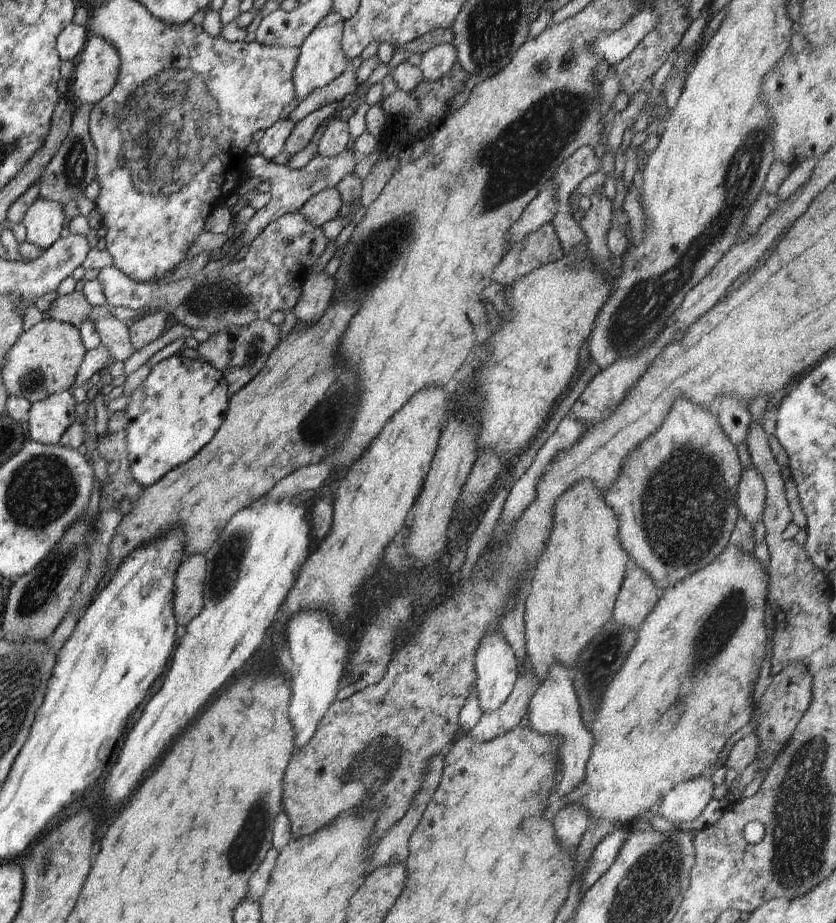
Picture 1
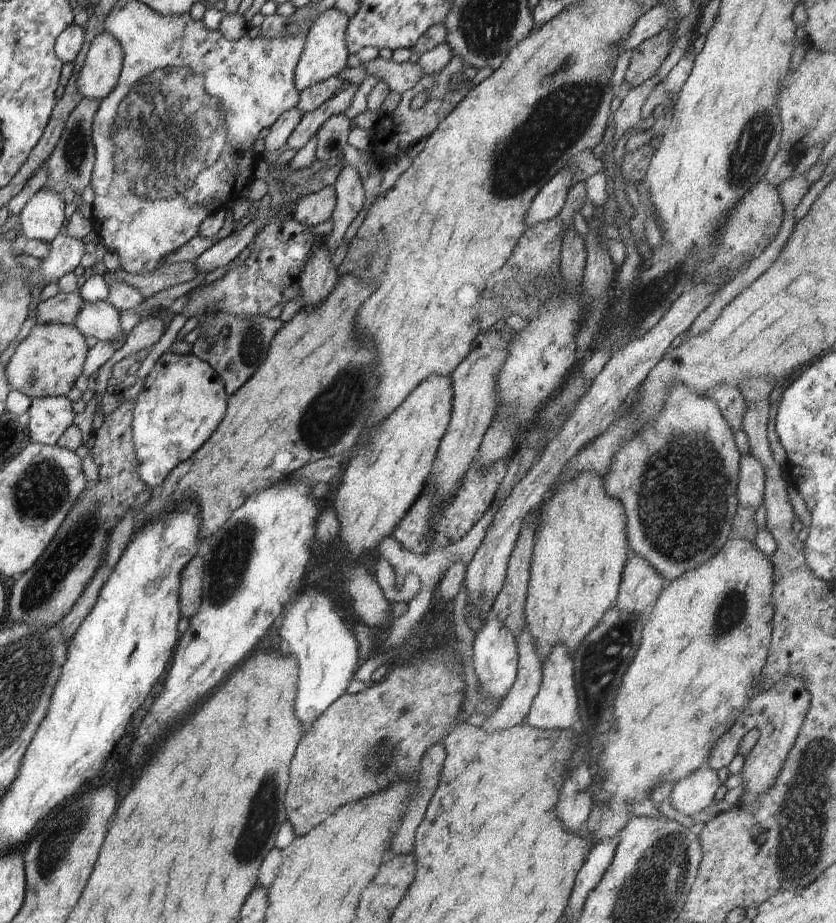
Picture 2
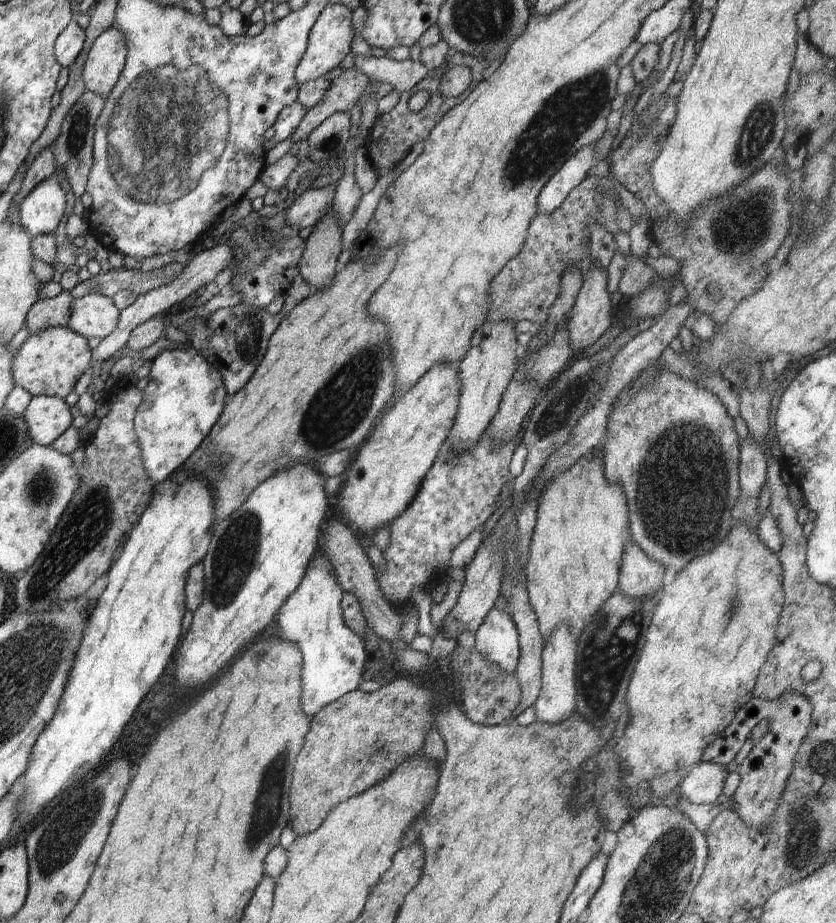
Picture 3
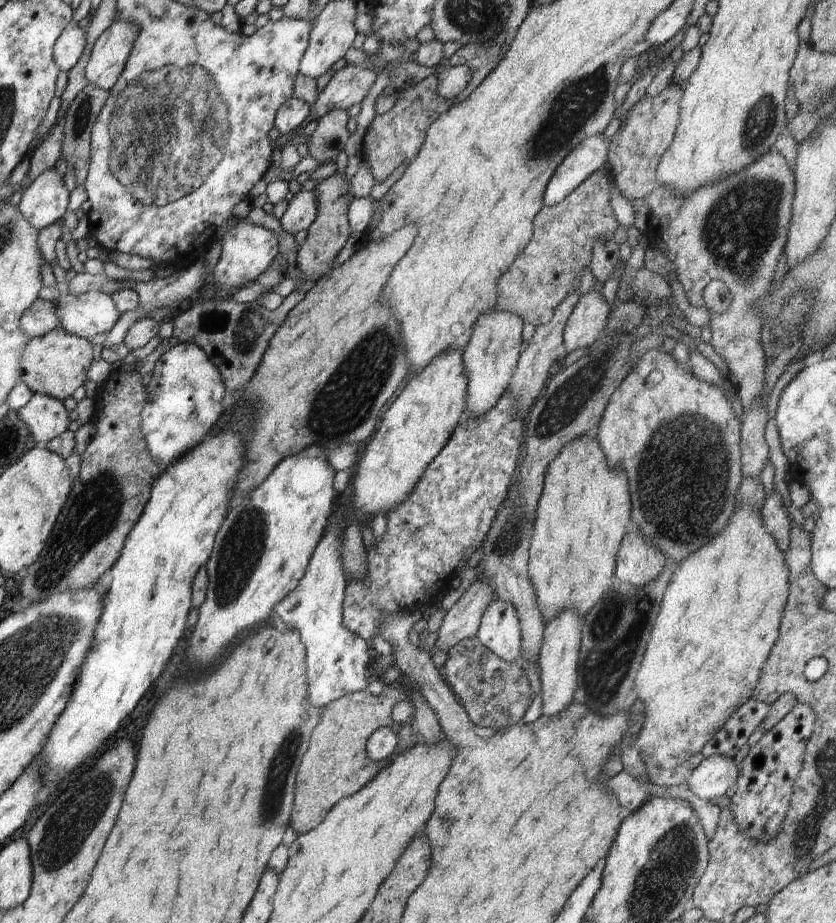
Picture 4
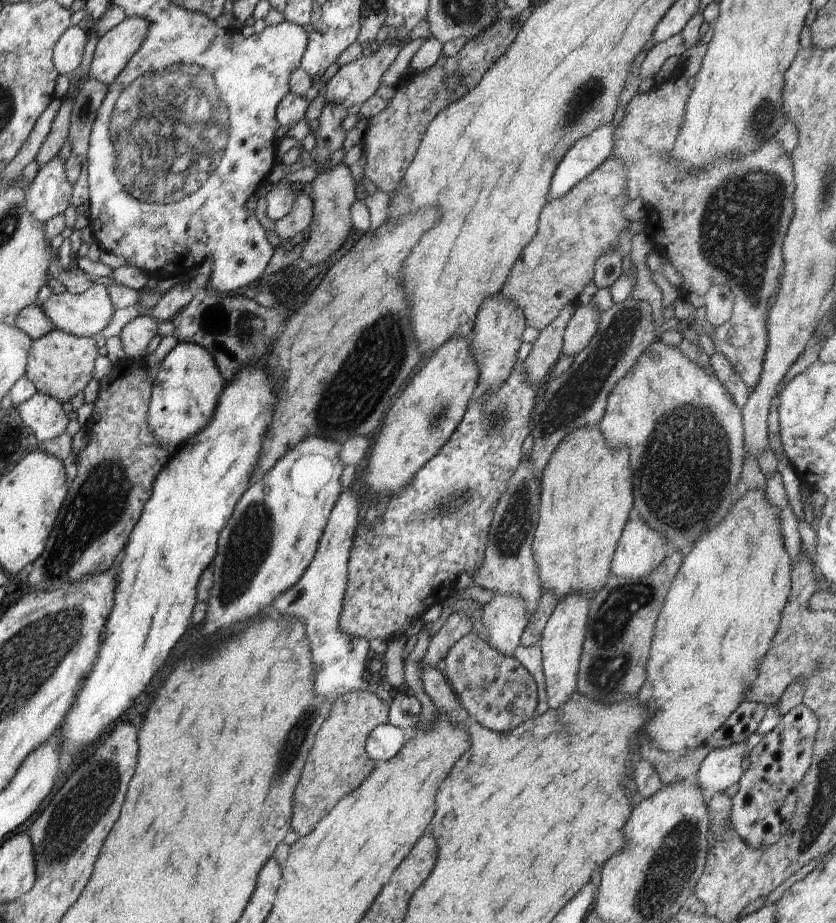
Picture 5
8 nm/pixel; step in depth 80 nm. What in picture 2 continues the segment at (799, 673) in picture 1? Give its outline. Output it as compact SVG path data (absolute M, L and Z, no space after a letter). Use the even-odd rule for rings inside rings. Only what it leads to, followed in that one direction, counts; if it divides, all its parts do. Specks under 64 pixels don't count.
M784 676L775 687L764 693L755 693L750 700L750 708L742 713L736 720L736 724L724 735L714 750L710 752L710 760L707 766L715 771L728 765L734 760L736 750L740 748L742 738L750 730L758 728L759 740L754 749L746 757L740 776L743 778L744 792L742 792L742 803L754 804L758 802L758 796L768 792L774 786L774 780L778 778L778 770L782 768L786 754L794 746L798 732L802 728L806 714L810 709L810 694L806 691L806 680L802 676Z

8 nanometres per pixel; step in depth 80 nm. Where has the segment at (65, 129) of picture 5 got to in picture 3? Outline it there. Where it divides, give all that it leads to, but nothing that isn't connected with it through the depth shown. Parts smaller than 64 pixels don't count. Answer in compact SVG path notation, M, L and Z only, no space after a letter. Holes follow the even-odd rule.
M48 146L34 158L32 166L26 171L20 190L14 195L14 203L20 208L20 204L26 200L26 196L29 196L30 192L42 183L42 180L55 177L56 170L53 146Z

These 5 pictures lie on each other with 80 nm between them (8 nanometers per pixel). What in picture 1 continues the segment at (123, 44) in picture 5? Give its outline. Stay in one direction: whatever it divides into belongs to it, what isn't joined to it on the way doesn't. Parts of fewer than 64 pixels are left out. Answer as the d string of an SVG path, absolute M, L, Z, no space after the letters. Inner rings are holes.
M89 36L78 56L68 94L76 105L94 106L116 85L121 58L117 48L102 36Z

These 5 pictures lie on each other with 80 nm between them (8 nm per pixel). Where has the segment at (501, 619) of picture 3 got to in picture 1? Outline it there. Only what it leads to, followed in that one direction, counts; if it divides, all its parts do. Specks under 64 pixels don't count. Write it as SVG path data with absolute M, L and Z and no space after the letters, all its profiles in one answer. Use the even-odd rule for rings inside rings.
M492 631L483 636L482 644L476 650L475 671L477 674L475 688L478 689L480 709L482 709L483 714L494 712L502 706L512 693L519 673L519 664L514 651L502 631Z

